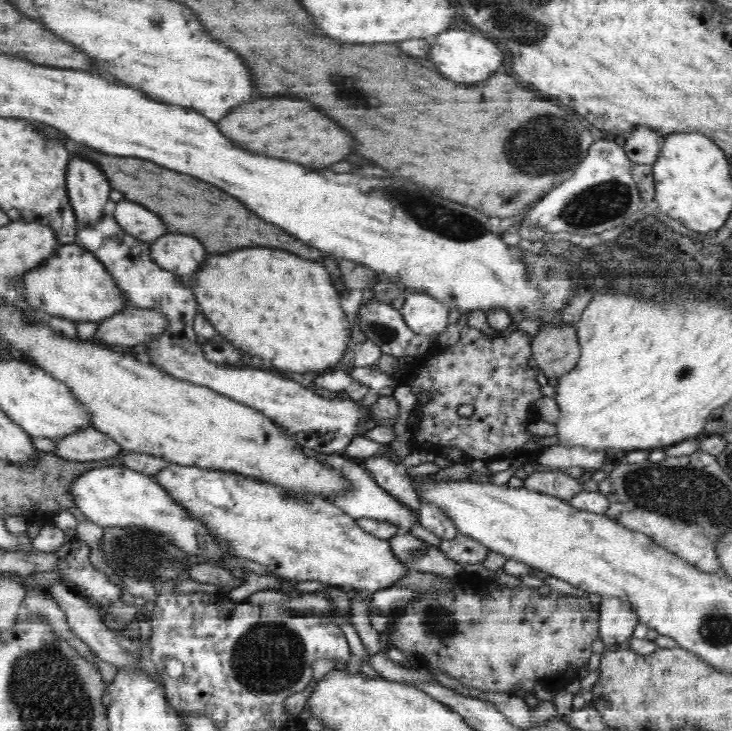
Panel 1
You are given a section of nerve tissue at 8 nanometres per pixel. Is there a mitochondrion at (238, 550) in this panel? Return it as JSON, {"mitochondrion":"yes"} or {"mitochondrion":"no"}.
{"mitochondrion":"no"}

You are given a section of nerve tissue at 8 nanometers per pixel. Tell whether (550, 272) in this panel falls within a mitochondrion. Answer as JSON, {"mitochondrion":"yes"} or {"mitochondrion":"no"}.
{"mitochondrion":"yes"}

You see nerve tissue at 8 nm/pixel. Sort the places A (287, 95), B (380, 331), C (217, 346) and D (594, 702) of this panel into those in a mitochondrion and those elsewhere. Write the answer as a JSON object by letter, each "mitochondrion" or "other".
{"A":"other","B":"mitochondrion","C":"other","D":"other"}

